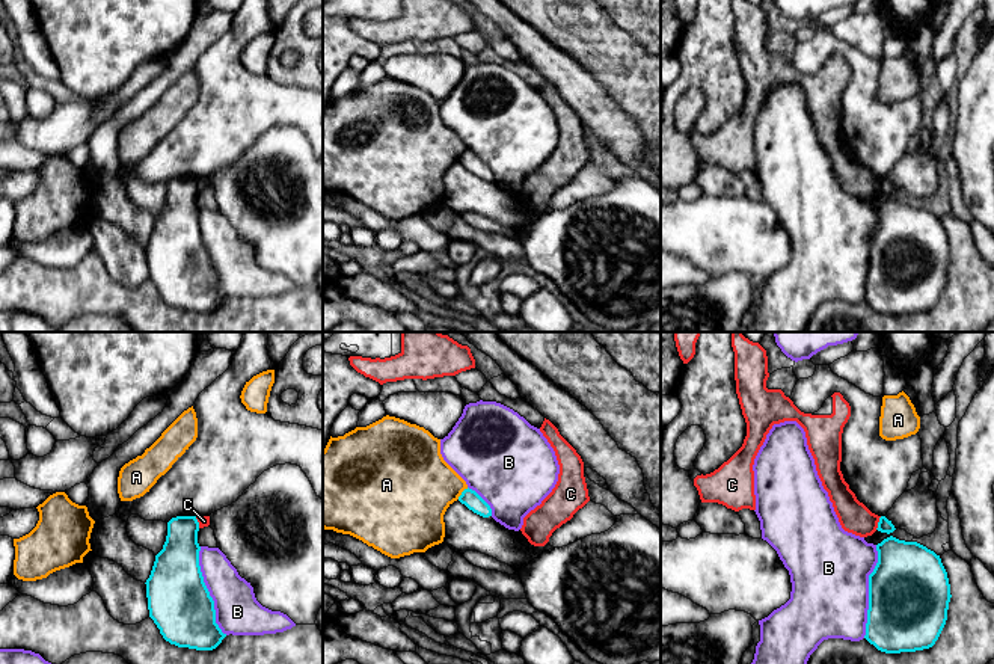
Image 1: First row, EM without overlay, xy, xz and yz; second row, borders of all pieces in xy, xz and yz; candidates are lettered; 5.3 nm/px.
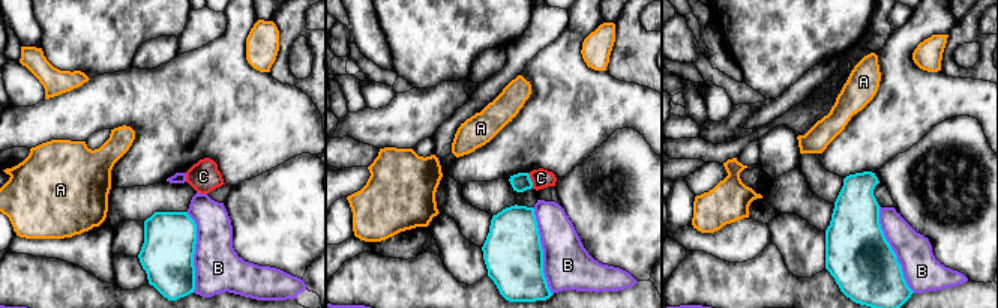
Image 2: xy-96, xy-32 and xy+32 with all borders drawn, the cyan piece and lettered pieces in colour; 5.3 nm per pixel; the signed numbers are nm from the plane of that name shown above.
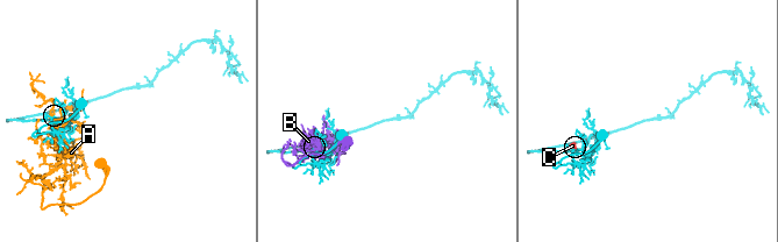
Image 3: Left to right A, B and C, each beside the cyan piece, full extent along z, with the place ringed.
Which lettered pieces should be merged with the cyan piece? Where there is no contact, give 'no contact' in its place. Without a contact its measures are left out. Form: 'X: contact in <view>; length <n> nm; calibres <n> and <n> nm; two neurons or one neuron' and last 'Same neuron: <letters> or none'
A: contact in xz; length 90 nm; calibres 90 and 400 nm; two neurons
B: contact in yz; length 500 nm; calibres 440 and 420 nm; two neurons
C: contact in yz; length 80 nm; calibres 80 and 170 nm; two neurons
Same neuron: none

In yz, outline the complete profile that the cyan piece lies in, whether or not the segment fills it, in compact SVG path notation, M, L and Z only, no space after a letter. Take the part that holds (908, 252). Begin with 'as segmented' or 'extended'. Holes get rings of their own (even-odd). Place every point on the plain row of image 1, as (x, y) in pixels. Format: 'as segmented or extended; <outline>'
as segmented; M893 198L878 205L876 213L864 300L885 315L932 309L946 287L952 260L940 217Z

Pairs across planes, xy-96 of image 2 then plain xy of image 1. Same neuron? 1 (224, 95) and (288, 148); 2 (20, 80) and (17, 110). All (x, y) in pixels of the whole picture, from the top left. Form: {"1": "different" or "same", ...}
{"1": "different", "2": "different"}

